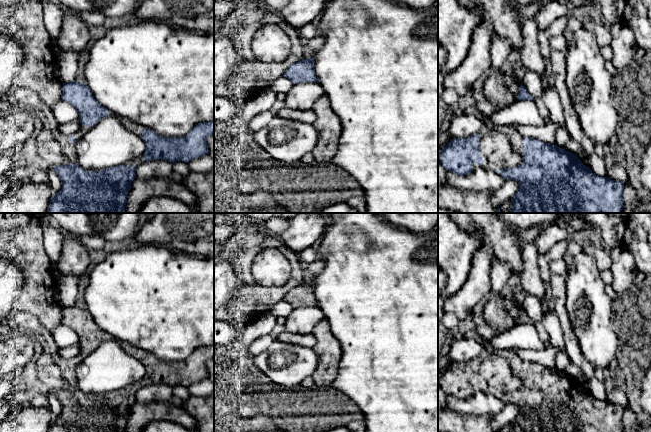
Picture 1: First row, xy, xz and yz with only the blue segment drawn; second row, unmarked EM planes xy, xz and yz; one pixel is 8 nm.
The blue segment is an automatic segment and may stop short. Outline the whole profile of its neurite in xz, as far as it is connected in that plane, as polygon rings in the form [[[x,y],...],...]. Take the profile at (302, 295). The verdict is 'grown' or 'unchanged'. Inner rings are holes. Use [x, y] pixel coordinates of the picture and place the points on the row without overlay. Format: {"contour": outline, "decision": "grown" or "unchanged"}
{"contour": [[[313,282],[302,283],[292,289],[285,295],[284,301],[290,303],[293,308],[304,306],[318,306],[316,301]]], "decision": "unchanged"}

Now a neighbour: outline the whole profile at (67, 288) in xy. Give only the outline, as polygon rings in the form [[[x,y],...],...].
[[[63,275],[57,283],[57,299],[63,307],[75,305],[80,280],[72,275]]]

